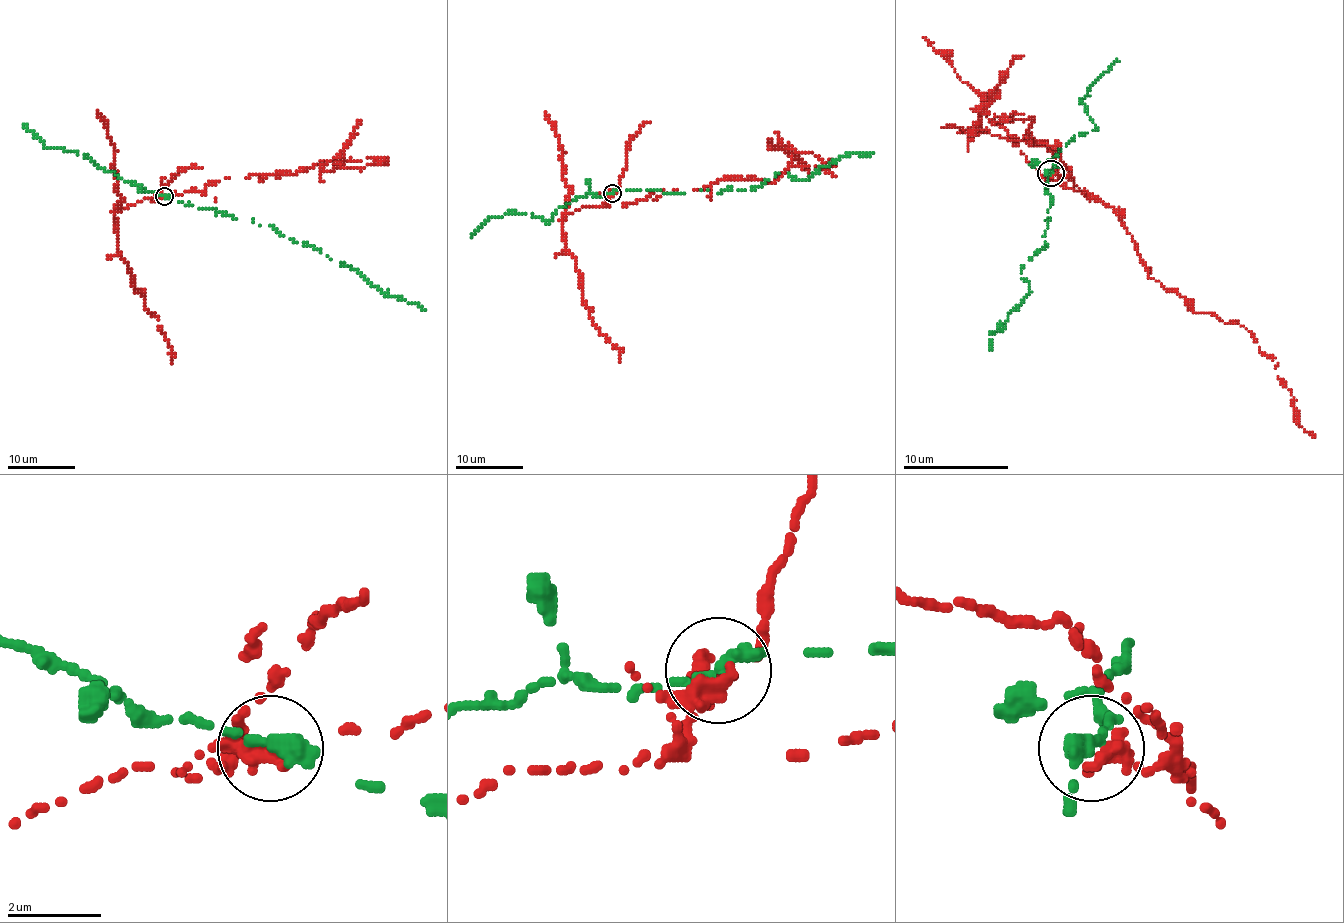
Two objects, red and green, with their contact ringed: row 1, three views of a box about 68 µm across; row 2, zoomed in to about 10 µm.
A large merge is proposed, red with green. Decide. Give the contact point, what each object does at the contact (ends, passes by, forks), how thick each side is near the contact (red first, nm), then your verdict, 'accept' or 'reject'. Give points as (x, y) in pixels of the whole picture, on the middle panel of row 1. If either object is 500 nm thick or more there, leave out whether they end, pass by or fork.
place (612, 193); red ends; green ends; calibres 400 and 440 nm; reject

